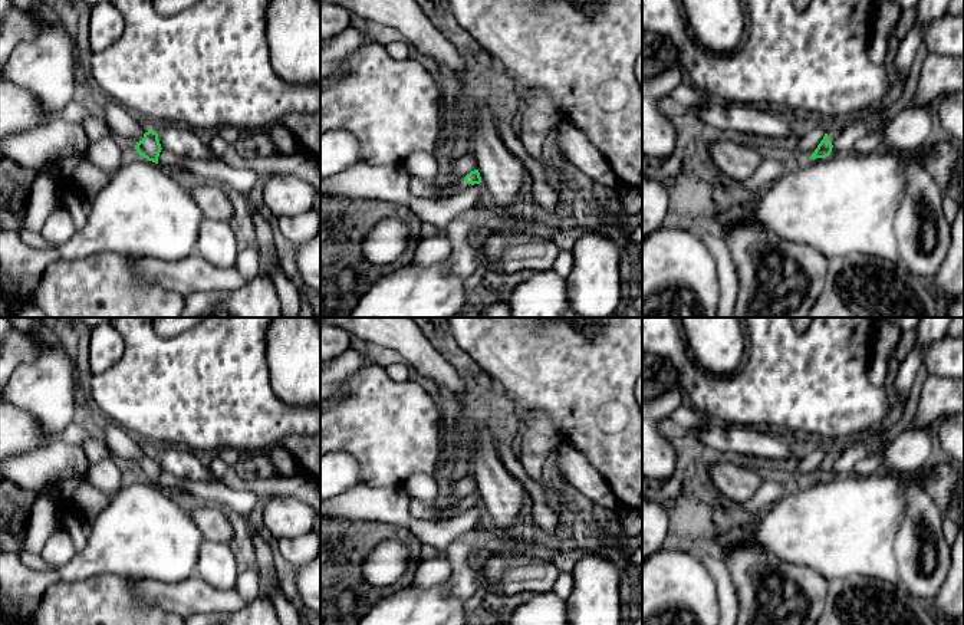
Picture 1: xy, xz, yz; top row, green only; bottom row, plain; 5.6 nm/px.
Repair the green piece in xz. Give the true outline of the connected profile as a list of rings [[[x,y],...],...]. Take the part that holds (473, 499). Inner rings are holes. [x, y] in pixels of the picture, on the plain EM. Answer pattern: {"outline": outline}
{"outline": [[[478,491],[471,493],[464,500],[458,500],[454,503],[441,503],[435,507],[421,500],[409,499],[409,516],[412,520],[420,519],[420,520],[438,522],[438,520],[453,519],[464,513],[465,510],[480,504],[481,499]]]}

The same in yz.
{"outline": [[[849,440],[829,444],[828,454],[825,455],[823,461],[820,463],[815,474],[812,476],[810,481],[826,480],[830,477],[833,464],[842,454],[846,444],[849,444]]]}

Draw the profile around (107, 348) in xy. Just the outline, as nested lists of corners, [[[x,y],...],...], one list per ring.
[[[111,325],[91,329],[89,362],[93,375],[101,375],[112,368],[122,358],[124,351],[124,338]]]

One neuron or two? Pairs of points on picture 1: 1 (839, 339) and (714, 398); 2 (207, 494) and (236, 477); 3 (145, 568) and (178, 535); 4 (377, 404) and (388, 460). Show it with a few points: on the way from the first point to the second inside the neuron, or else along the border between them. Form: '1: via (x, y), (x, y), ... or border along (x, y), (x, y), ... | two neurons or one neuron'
1: via (808, 371), (796, 382), (776, 385), (746, 397) | one neuron
2: border along (217, 480), (230, 487), (243, 489) | two neurons
3: via (154, 559), (170, 543) | one neuron
4: via (378, 418), (388, 428), (388, 446) | one neuron

